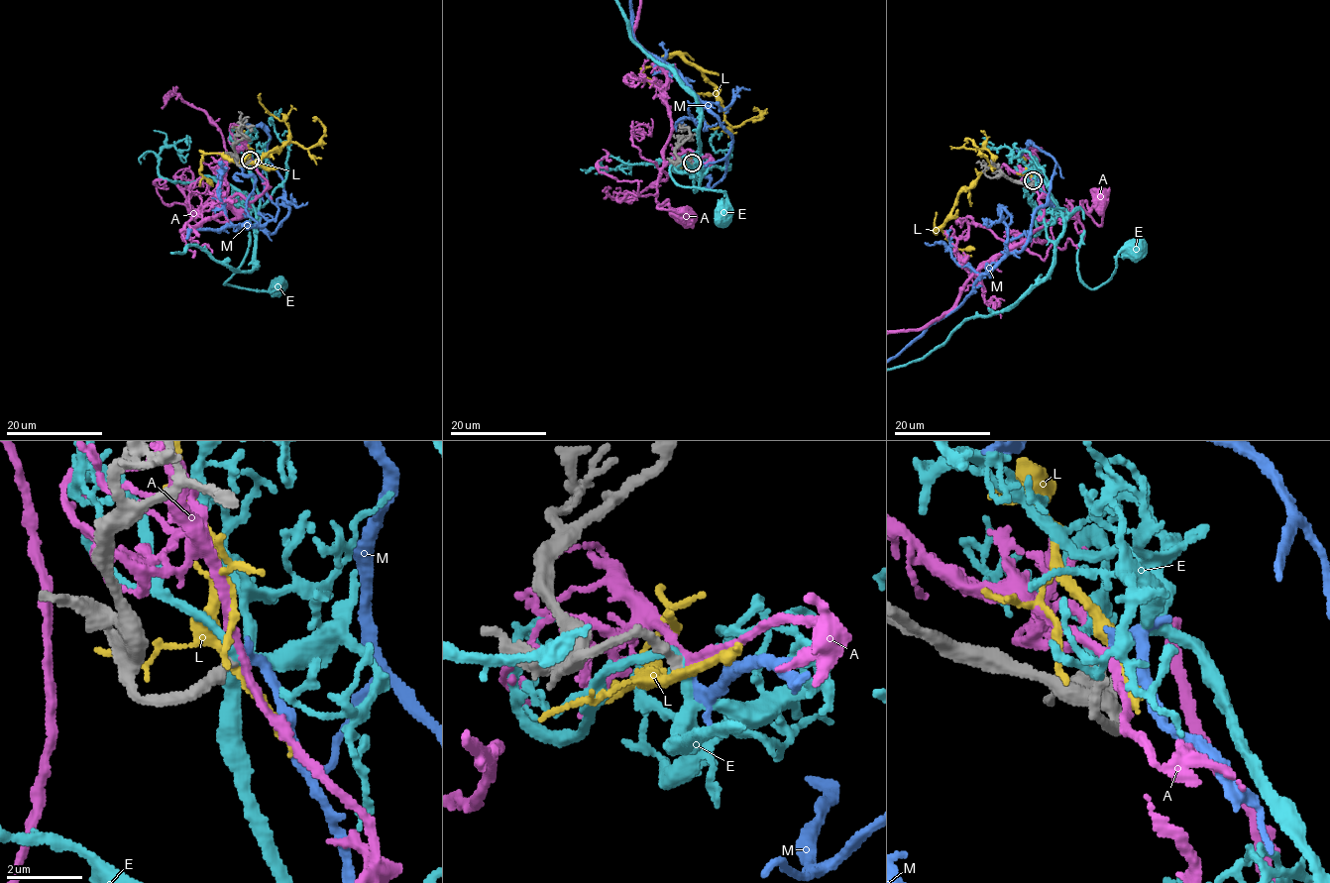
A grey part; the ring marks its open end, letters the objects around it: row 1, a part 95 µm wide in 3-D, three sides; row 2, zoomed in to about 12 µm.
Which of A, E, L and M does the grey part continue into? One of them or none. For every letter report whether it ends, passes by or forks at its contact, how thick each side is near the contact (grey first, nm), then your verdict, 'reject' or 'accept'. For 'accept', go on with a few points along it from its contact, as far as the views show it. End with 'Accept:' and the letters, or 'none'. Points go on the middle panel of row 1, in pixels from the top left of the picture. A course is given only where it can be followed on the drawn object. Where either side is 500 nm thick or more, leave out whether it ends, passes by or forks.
A: it passes by; 300 nm thick on the grey side, 220 nm on the other; reject
E: it forks there; 320 nm thick on the grey side, 180 nm on the other; reject
L: it forks there; 280 nm thick on the grey side, 220 nm on the other; reject
M: it ends there; 300 nm thick on the grey side, 280 nm on the other; accept
Accept: M

